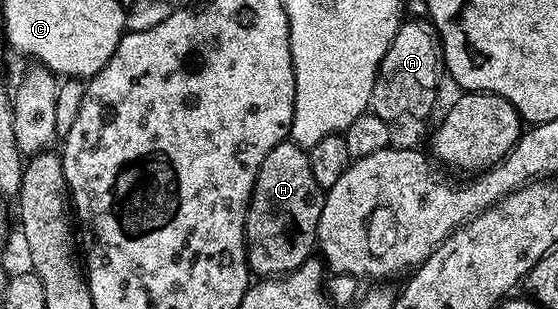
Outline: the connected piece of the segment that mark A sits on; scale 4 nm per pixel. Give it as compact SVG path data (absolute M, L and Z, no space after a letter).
M409 18L402 21L379 67L371 110L388 122L405 117L425 117L437 98L439 72L441 76L441 56L434 25L428 19Z

